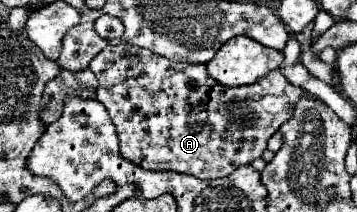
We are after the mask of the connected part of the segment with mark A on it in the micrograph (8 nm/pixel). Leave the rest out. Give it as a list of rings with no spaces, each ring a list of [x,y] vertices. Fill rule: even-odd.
[[[126,43],[108,45],[90,61],[90,69],[100,81],[96,99],[108,109],[116,125],[120,137],[120,153],[124,159],[144,169],[188,173],[206,181],[226,177],[240,165],[248,165],[258,159],[264,153],[268,139],[280,129],[282,123],[288,121],[288,117],[292,117],[294,103],[298,103],[302,97],[318,99],[290,85],[286,77],[282,77],[280,69],[272,71],[252,85],[234,89],[218,85],[214,79],[206,77],[206,65],[172,63],[148,49],[132,47]]]

